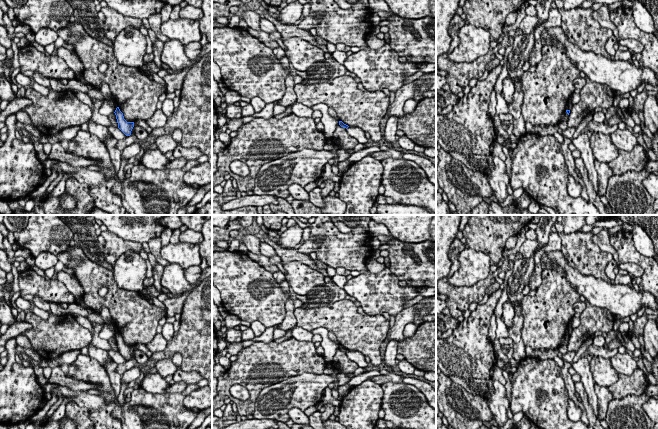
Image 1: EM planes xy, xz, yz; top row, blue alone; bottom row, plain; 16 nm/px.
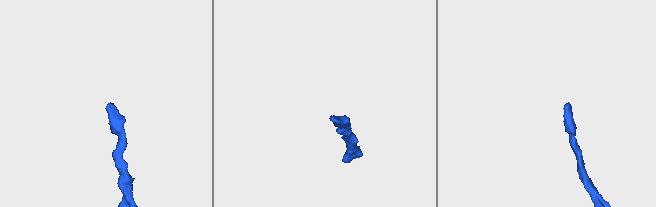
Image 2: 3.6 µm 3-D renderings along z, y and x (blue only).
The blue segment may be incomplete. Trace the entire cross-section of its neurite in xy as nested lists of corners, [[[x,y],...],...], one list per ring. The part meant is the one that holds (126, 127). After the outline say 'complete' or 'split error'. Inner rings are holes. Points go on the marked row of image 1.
[[[119,107],[116,108],[115,110],[115,115],[118,123],[118,128],[126,135],[130,136],[131,131],[134,127],[134,122],[127,122],[124,119],[123,113],[120,111]]] | complete

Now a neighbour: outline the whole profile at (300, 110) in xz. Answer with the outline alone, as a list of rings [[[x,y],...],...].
[[[299,102],[291,104],[292,113],[298,117],[312,118],[313,109]]]

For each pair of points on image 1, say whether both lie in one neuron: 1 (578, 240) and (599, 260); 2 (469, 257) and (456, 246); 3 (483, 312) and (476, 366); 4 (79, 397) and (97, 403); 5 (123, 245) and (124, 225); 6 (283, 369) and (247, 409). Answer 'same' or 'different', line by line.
1: same
2: different
3: same
4: same
5: different
6: same

